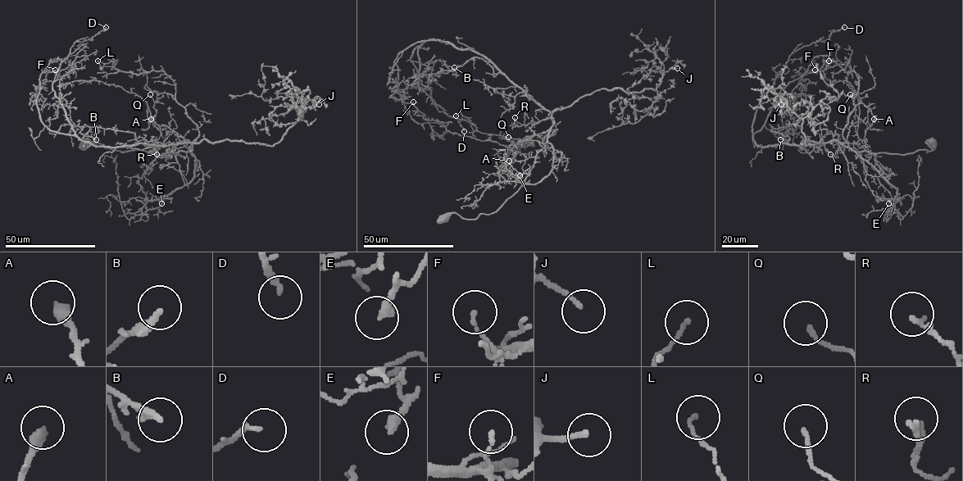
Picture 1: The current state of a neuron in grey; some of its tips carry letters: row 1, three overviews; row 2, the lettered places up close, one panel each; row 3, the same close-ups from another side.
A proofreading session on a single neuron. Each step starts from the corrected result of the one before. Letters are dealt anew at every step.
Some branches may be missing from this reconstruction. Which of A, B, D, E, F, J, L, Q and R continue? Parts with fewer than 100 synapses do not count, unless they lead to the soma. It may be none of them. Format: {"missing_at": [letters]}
{"missing_at": []}

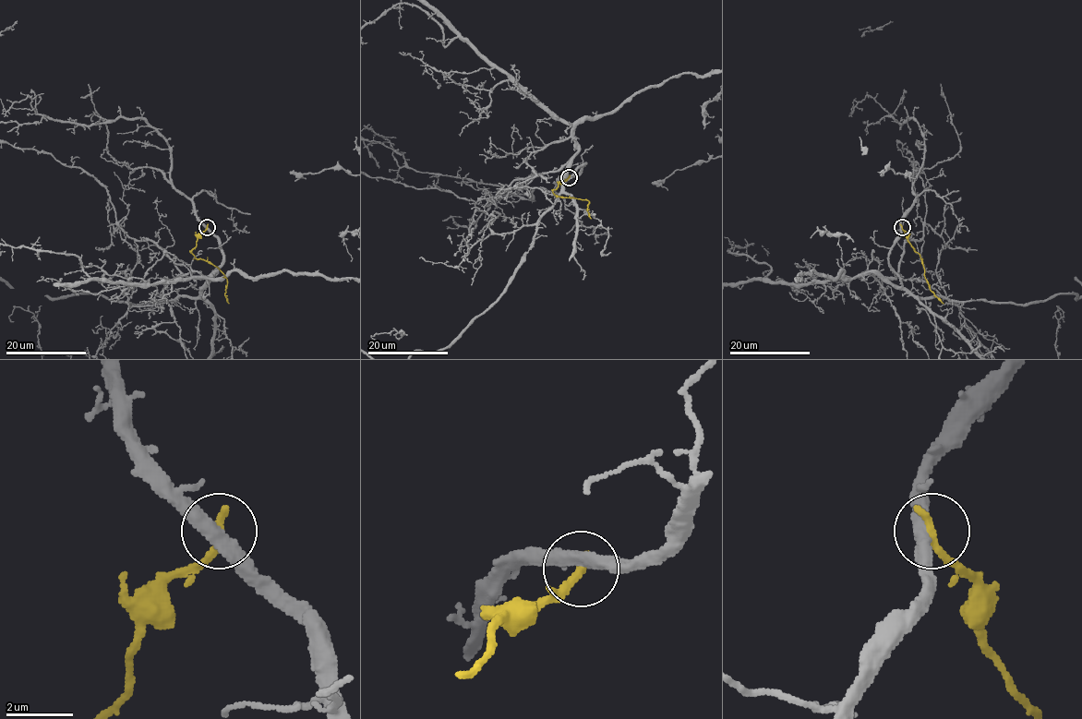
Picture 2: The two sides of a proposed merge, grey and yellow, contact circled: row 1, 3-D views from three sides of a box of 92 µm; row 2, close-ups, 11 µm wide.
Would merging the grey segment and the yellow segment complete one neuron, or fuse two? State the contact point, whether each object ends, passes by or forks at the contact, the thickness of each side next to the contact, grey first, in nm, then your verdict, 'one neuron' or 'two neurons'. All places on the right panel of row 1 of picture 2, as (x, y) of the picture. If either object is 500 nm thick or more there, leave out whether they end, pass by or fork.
at (902, 227); grey passes by; yellow ends there; 420 nm thick on the grey side, 280 nm on the other; two neurons

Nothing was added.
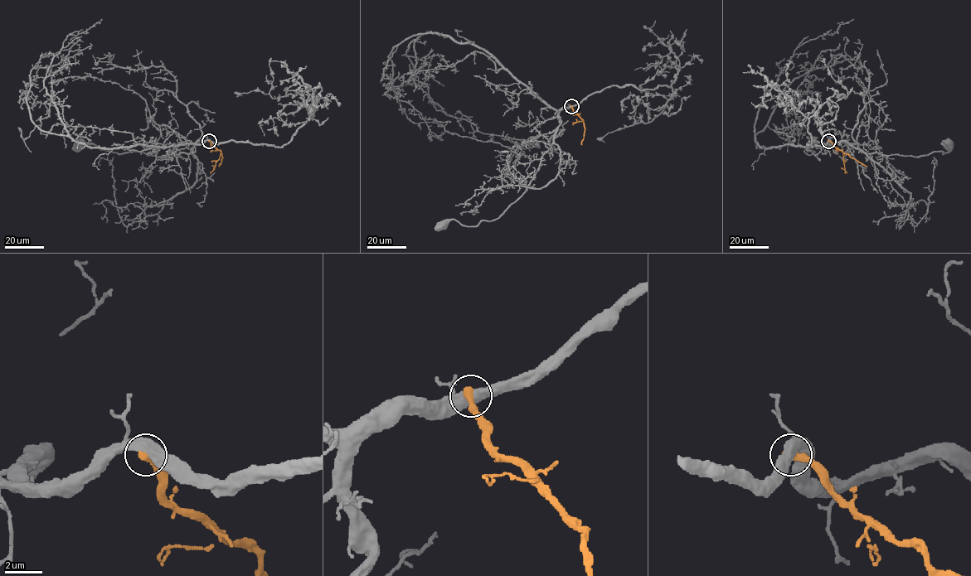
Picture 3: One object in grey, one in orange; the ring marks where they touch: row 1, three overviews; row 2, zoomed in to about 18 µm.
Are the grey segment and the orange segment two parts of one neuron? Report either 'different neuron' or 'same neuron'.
different neuron

